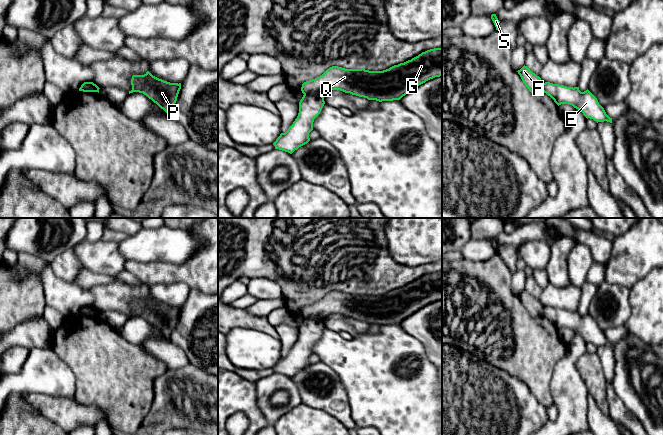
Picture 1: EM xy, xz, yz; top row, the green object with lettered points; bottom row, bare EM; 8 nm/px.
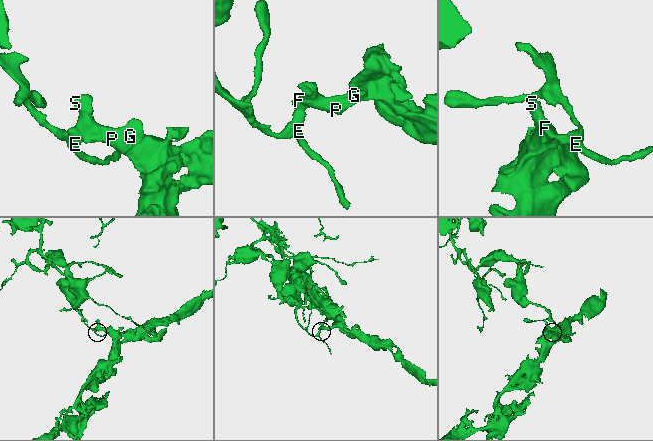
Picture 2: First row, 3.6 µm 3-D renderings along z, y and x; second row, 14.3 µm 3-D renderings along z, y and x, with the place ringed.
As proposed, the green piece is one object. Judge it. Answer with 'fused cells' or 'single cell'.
fused cells

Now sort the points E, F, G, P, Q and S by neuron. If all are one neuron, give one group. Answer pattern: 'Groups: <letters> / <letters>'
Groups: E / F G P Q S

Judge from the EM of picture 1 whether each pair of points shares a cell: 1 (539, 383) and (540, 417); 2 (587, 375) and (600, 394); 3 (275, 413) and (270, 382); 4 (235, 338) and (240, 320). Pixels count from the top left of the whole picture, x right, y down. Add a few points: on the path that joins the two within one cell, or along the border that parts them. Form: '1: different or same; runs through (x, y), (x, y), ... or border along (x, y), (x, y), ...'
1: different; border along (526, 384), (530, 392), (547, 406)
2: same; runs through (592, 380), (596, 384), (597, 389)
3: same; runs through (267, 405), (267, 390)
4: different; border along (261, 330), (234, 327), (228, 332)

